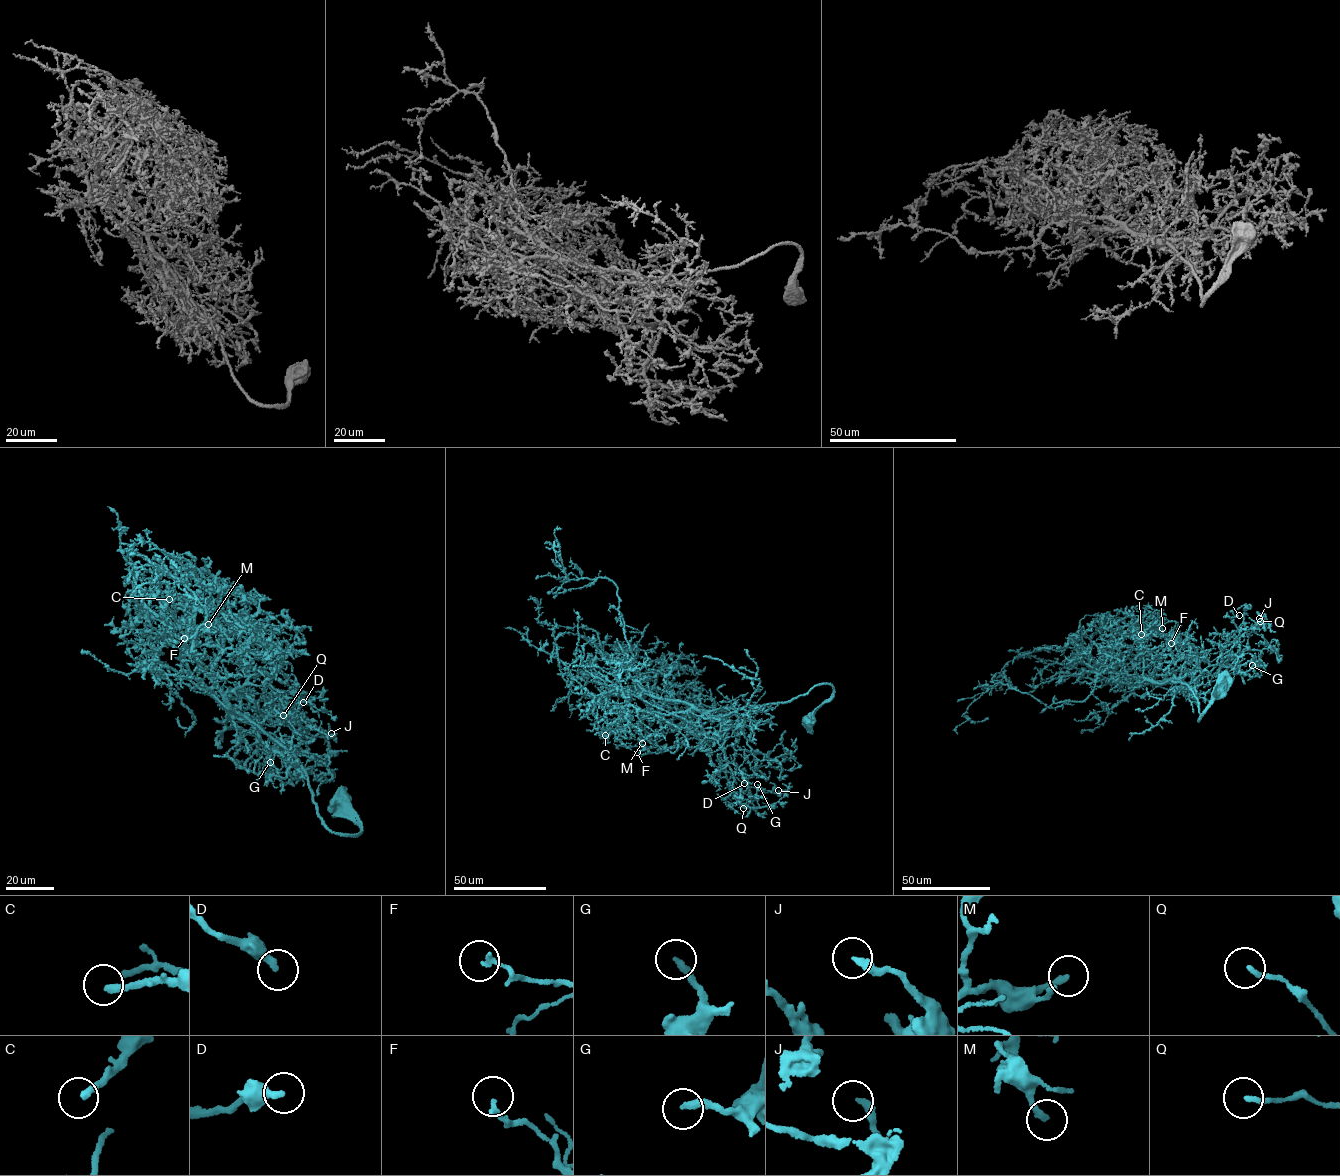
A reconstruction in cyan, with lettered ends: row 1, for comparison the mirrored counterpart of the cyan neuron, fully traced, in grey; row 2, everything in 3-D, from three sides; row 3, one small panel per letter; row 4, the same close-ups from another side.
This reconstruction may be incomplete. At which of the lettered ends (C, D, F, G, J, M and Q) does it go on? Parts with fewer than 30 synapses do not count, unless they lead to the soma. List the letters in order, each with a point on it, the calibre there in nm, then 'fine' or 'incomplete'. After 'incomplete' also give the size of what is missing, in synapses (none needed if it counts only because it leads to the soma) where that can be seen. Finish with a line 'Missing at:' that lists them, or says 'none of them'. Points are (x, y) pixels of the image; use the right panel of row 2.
C: (1141, 634) | 240 nm | incomplete | 35 syn
D: (1239, 615) | 320 nm | fine
F: (1171, 643) | 180 nm | fine
G: (1252, 665) | 240 nm | fine
J: (1259, 618) | 280 nm | fine
M: (1162, 628) | 200 nm | incomplete | 35 syn
Q: (1260, 621) | 160 nm | fine
Missing at: C, M

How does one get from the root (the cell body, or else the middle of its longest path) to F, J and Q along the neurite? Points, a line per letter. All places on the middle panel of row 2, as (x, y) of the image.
F: (808, 721), (834, 694), (831, 685), (785, 703), (708, 710), (684, 703), (685, 739), (637, 752)
J: (808, 721), (834, 694), (831, 685), (819, 683), (763, 711), (722, 717), (724, 767), (749, 786), (778, 790)
Q: (808, 721), (834, 694), (831, 685), (722, 717), (723, 766), (746, 778), (753, 804), (743, 808)

